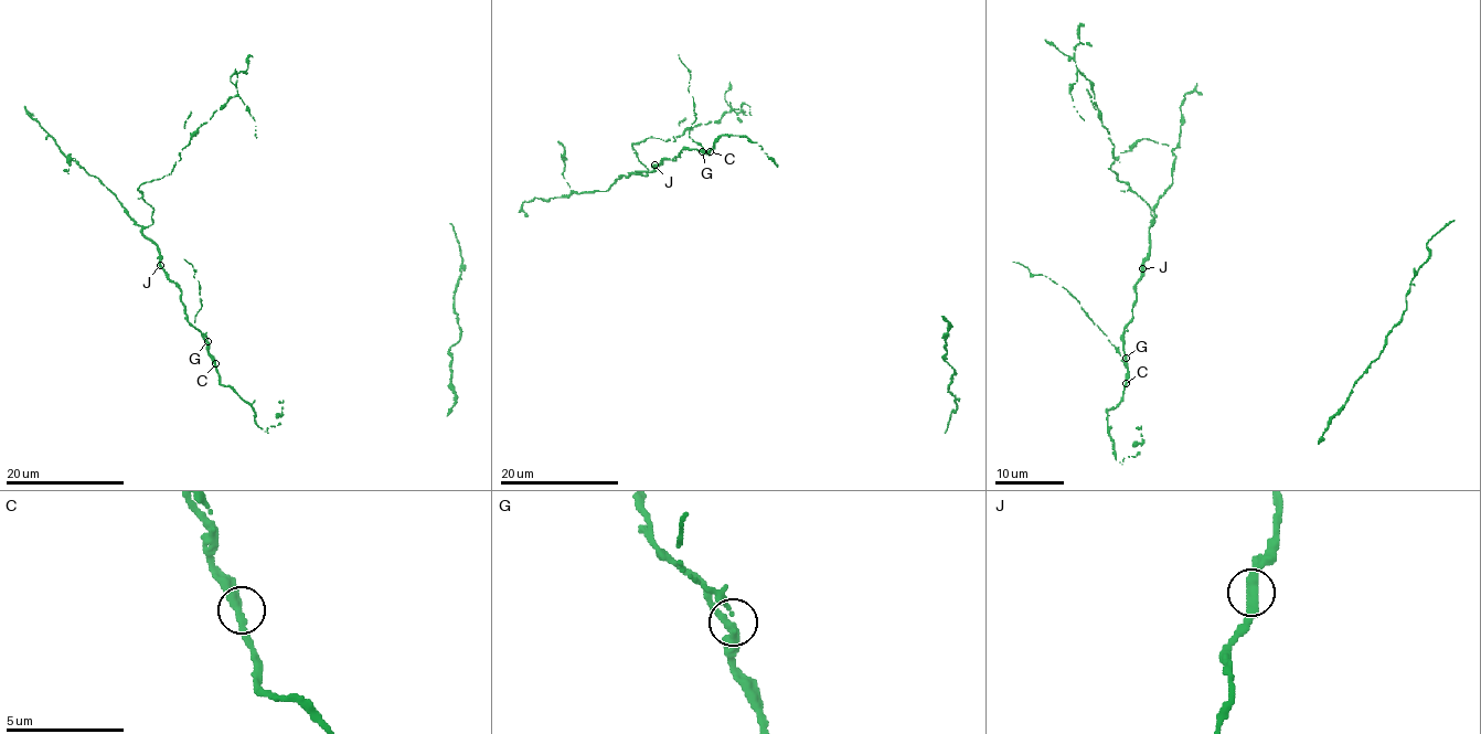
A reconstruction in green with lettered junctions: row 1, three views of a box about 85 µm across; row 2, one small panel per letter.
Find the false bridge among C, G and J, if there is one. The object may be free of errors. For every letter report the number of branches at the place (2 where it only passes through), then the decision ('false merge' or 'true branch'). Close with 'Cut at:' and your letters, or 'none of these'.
C: branches 2; true branch
G: branches 2; true branch
J: branches 2; true branch
Cut at: none of these

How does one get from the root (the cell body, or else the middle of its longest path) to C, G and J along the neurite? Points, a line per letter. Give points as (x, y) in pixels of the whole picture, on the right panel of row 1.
C: (1111, 437), (1107, 428), (1107, 410), (1120, 401), (1126, 383)
G: (1111, 437), (1107, 428), (1107, 410), (1114, 407), (1123, 392), (1126, 358)
J: (1111, 437), (1107, 428), (1107, 410), (1120, 401), (1126, 385), (1123, 327), (1132, 316), (1141, 269)

